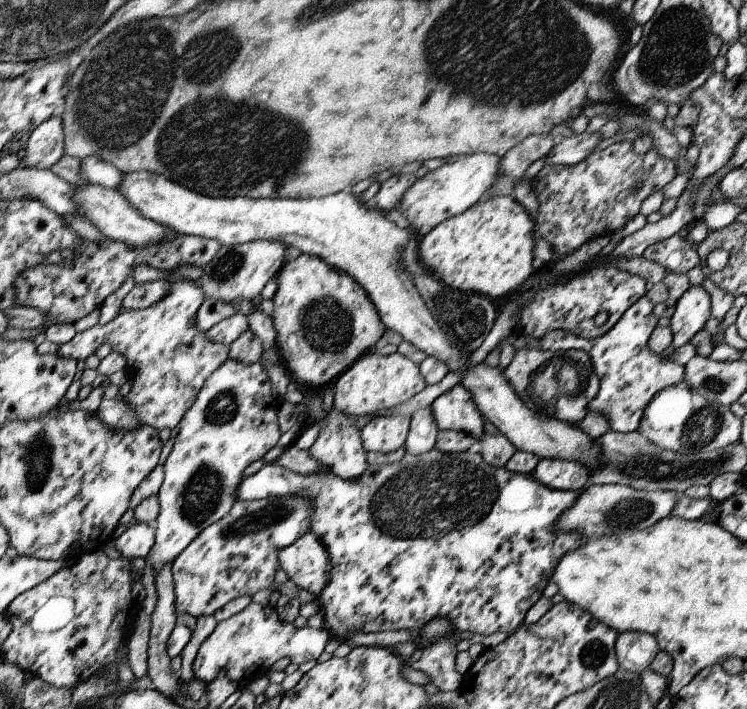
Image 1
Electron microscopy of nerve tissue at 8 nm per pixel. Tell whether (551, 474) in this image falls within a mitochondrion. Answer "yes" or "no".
no

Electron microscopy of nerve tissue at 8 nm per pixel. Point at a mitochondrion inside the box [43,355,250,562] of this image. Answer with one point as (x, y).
(201, 494)

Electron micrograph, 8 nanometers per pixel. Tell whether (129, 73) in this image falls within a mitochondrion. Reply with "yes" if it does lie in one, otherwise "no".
yes

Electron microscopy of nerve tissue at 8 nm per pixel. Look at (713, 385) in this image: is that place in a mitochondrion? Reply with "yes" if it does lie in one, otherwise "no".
yes

